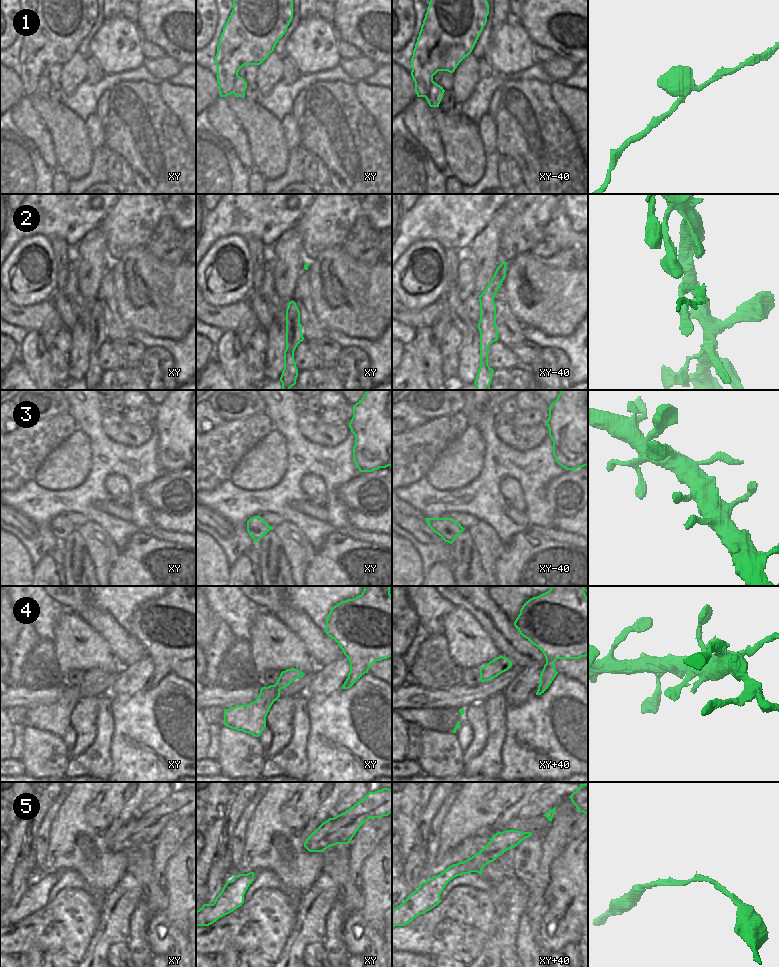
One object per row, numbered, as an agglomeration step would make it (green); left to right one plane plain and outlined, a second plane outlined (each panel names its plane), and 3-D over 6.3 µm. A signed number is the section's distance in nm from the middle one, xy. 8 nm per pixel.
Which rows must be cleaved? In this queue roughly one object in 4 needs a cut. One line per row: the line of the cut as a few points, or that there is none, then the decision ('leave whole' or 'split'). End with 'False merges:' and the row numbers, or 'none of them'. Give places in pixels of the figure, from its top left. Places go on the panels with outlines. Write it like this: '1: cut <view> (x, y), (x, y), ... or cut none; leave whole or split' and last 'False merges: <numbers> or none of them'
1: cut none; leave whole
2: cut xy-40 (487, 353), (480, 362); split
3: cut none; leave whole
4: cut none; leave whole
5: cut none; leave whole
False merges: 2

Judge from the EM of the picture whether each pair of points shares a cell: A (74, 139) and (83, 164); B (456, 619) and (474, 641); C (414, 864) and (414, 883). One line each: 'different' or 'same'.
A: same
B: same
C: same

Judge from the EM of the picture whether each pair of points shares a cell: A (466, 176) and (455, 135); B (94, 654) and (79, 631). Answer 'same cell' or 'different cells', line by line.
A: same cell
B: same cell

